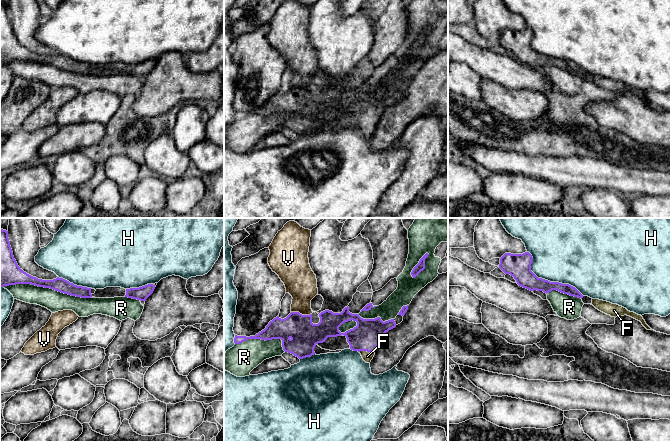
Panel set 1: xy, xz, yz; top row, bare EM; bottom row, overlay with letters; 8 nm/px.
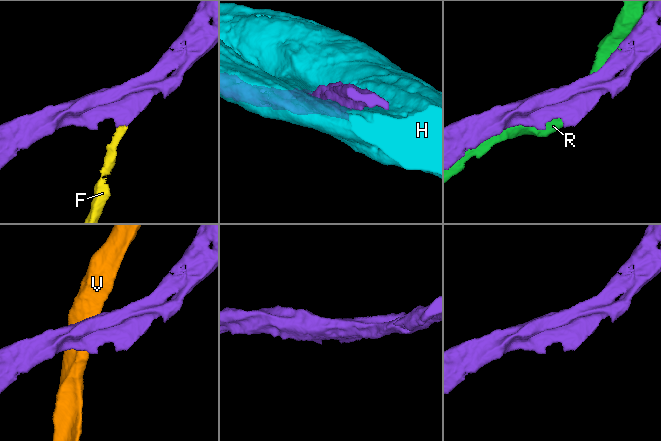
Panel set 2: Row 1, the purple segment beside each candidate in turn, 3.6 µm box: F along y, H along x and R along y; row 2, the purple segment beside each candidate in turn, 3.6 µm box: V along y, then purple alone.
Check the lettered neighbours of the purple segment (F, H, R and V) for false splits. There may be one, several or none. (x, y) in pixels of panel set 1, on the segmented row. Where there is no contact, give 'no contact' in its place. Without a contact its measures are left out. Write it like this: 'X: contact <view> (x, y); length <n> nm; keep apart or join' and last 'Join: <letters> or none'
F: contact xz (366, 350); length 130 nm; join
H: contact yz (547, 280); length 600 nm; keep apart
R: contact xy (47, 287); length 700 nm; keep apart
V: contact xz (301, 314); length 170 nm; keep apart
Join: F

